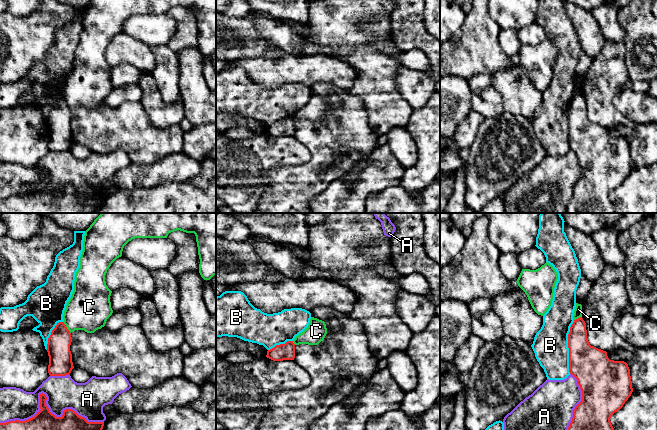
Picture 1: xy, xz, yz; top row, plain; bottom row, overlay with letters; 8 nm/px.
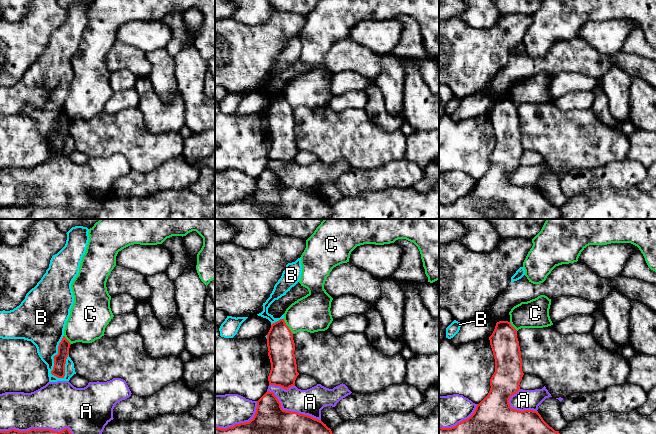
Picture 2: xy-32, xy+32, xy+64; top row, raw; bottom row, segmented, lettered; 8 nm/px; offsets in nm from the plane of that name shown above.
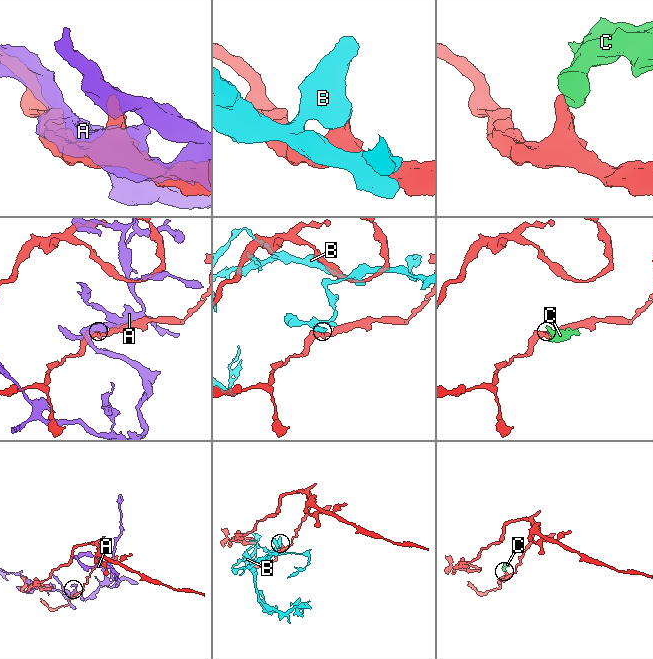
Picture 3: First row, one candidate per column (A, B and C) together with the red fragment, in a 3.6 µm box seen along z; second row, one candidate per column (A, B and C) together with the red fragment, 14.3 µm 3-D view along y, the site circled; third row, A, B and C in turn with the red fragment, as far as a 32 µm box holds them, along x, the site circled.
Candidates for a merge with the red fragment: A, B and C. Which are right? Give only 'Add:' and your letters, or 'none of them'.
Add: none of them

